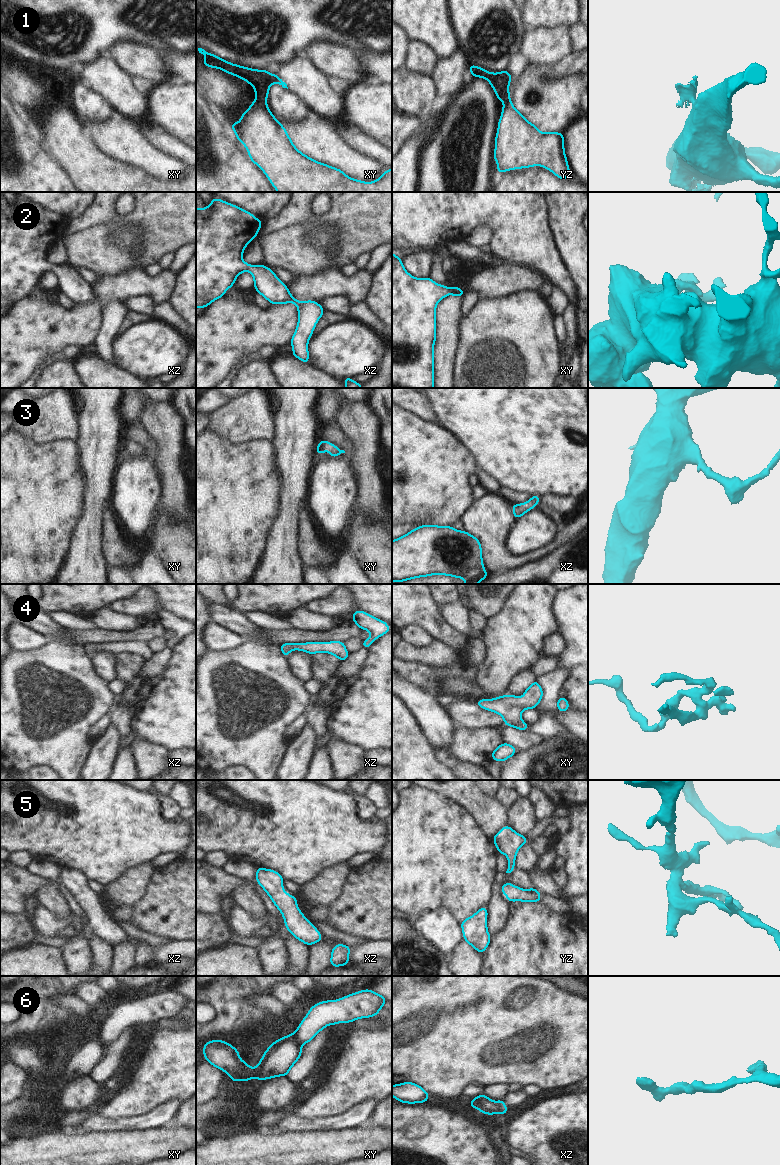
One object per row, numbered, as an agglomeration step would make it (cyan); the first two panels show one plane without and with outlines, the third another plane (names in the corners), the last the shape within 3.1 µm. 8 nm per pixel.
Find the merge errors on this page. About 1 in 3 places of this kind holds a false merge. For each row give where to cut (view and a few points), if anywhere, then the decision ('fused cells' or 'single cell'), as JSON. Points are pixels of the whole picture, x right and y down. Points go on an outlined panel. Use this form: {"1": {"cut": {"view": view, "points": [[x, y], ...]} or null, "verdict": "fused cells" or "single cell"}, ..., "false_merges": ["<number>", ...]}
{"1": {"cut": {"view": "xy", "points": [[256, 99], [265, 103]]}, "verdict": "fused cells"}, "2": {"cut": null, "verdict": "single cell"}, "3": {"cut": null, "verdict": "single cell"}, "4": {"cut": null, "verdict": "single cell"}, "5": {"cut": null, "verdict": "single cell"}, "6": {"cut": null, "verdict": "single cell"}, "false_merges": ["1"]}

